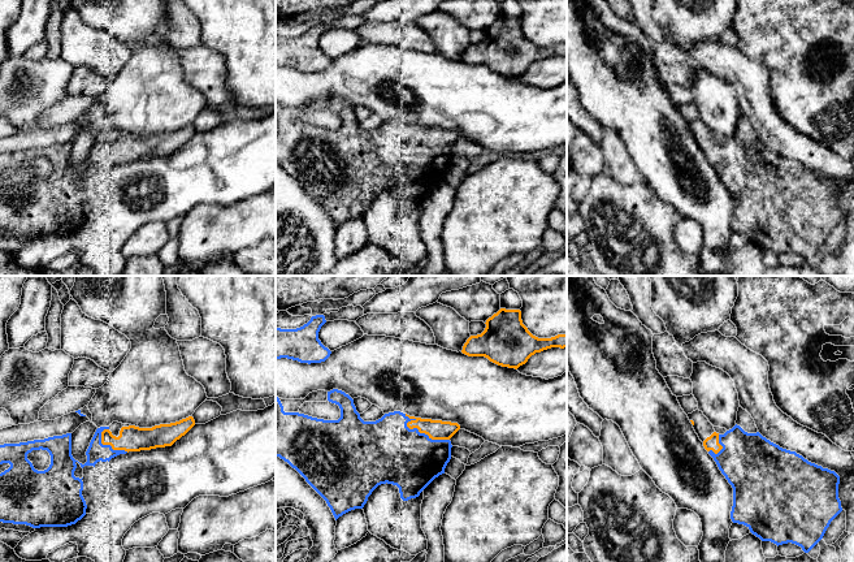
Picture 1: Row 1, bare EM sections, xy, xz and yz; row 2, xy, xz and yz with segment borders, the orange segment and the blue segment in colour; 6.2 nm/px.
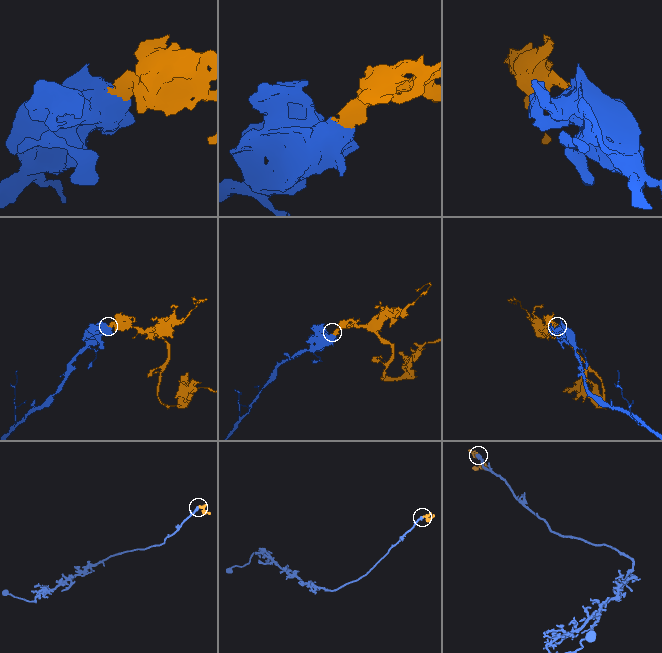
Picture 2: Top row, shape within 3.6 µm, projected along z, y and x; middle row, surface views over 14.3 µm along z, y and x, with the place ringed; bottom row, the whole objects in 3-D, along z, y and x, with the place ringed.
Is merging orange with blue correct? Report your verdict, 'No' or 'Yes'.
Yes

